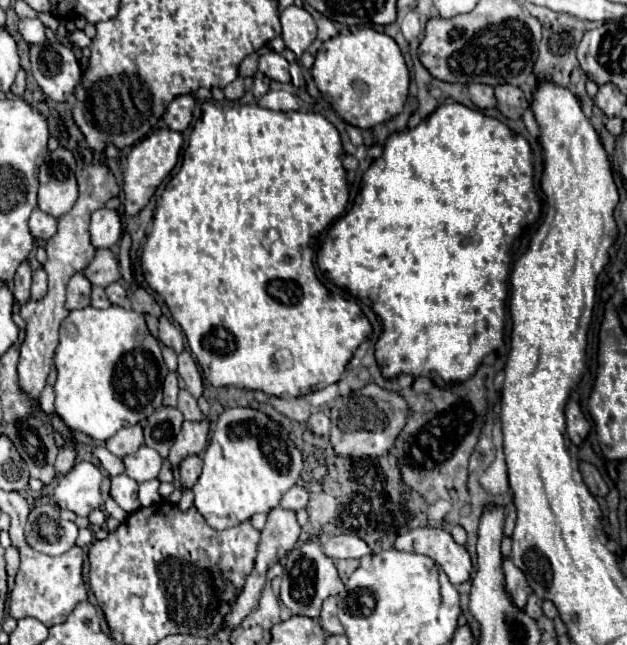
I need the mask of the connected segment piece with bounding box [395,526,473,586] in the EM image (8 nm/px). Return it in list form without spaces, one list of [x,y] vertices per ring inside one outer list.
[[[415,528],[395,540],[395,548],[403,552],[417,552],[433,558],[447,574],[449,582],[459,586],[469,580],[473,562],[465,546],[457,544],[443,528]]]

